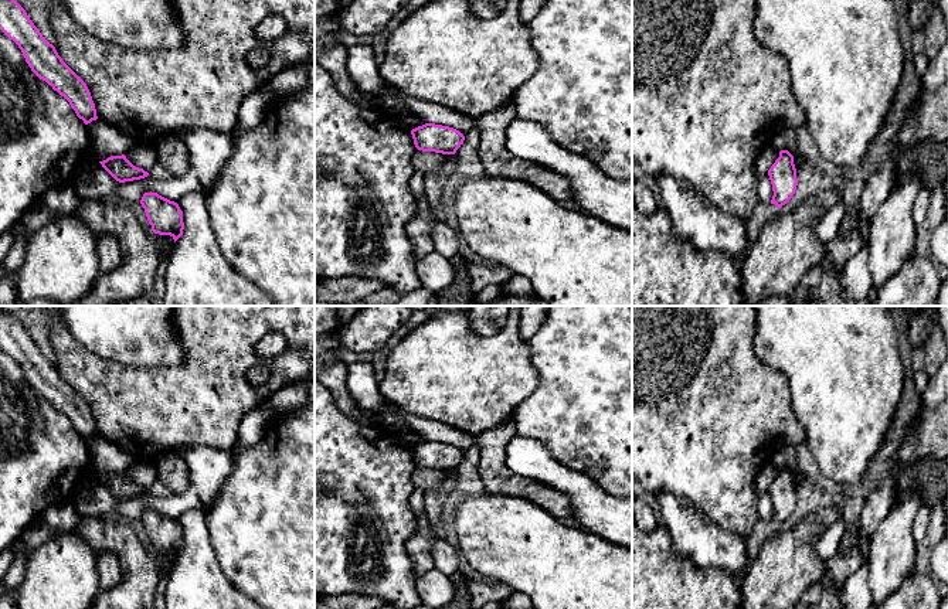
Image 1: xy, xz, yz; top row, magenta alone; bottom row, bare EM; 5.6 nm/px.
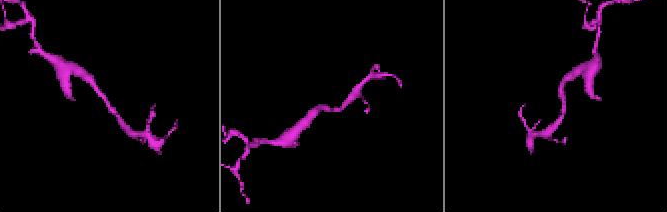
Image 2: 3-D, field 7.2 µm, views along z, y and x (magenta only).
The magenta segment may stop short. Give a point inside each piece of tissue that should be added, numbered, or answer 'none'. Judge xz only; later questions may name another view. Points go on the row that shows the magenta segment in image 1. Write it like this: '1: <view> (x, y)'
none

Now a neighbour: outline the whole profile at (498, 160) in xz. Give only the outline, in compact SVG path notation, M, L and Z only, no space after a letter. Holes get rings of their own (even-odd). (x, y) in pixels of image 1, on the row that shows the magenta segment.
M512 101L475 119L480 130L478 154L487 176L521 180L555 201L572 200L572 187L567 177L537 163L517 159L506 149L506 129L516 118L516 105Z

